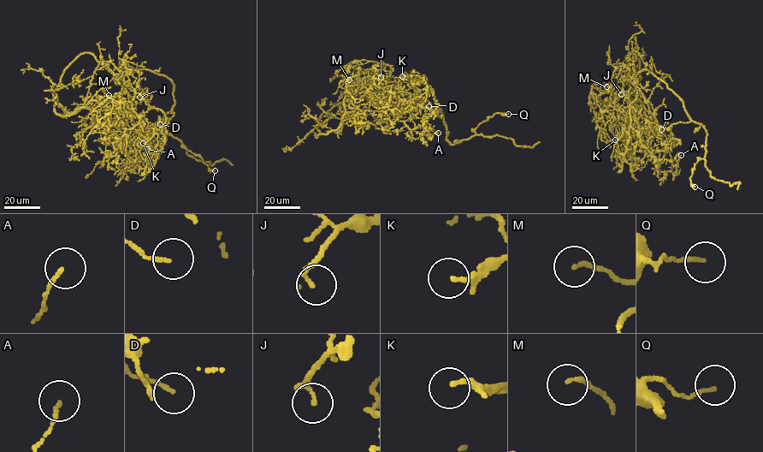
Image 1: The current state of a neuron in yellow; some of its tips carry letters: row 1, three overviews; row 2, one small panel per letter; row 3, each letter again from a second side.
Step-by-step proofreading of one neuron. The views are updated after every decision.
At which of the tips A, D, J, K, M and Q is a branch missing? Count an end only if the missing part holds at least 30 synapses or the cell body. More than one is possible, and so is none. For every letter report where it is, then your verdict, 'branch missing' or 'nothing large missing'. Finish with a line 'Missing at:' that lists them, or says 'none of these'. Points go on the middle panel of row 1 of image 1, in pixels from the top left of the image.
A: place (438, 133); nothing large missing
D: place (428, 106); nothing large missing
J: place (381, 77); branch missing
K: place (402, 76); branch missing
M: place (349, 80); nothing large missing
Q: place (508, 114); nothing large missing
Missing at: J, K

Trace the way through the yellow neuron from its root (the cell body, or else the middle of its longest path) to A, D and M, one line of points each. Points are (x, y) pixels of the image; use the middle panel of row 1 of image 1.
A: (374, 95), (366, 97), (381, 101), (409, 128), (428, 122), (427, 133), (438, 133)
D: (374, 95), (366, 97), (375, 98), (392, 114), (397, 113), (397, 121), (416, 115), (422, 104), (428, 106)
M: (374, 95), (346, 112), (344, 98), (353, 81), (349, 80)

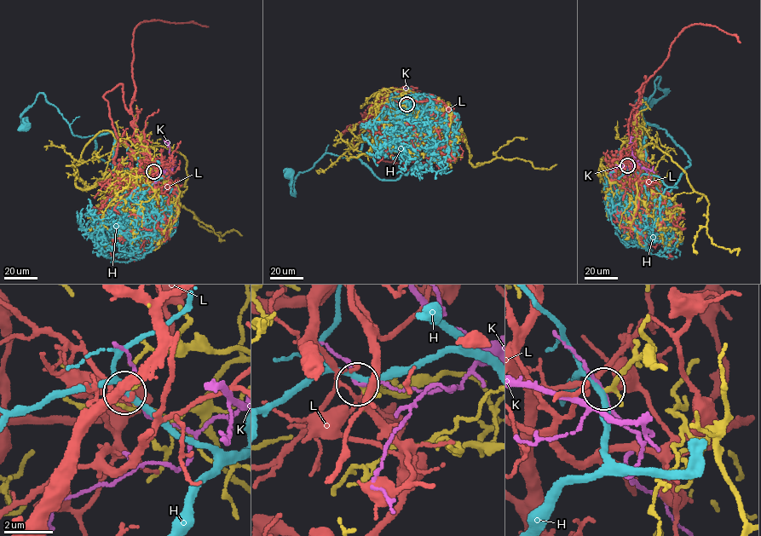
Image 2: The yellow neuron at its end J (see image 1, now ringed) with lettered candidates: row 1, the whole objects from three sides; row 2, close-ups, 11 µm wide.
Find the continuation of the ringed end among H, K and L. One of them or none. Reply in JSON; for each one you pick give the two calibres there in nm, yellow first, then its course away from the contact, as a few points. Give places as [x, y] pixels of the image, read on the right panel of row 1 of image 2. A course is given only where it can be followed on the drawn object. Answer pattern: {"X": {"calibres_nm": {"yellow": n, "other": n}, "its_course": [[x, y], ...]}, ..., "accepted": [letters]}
{"accepted": []}

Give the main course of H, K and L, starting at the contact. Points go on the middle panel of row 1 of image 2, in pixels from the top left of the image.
H: (406, 103), (423, 109), (405, 138), (366, 132), (357, 155), (326, 152), (299, 172), (292, 193), (288, 172)
K: (406, 104), (424, 102), (408, 96), (404, 98), (406, 100)
L: (407, 104), (398, 98), (377, 116), (361, 116), (352, 143), (365, 155), (397, 163), (437, 159)

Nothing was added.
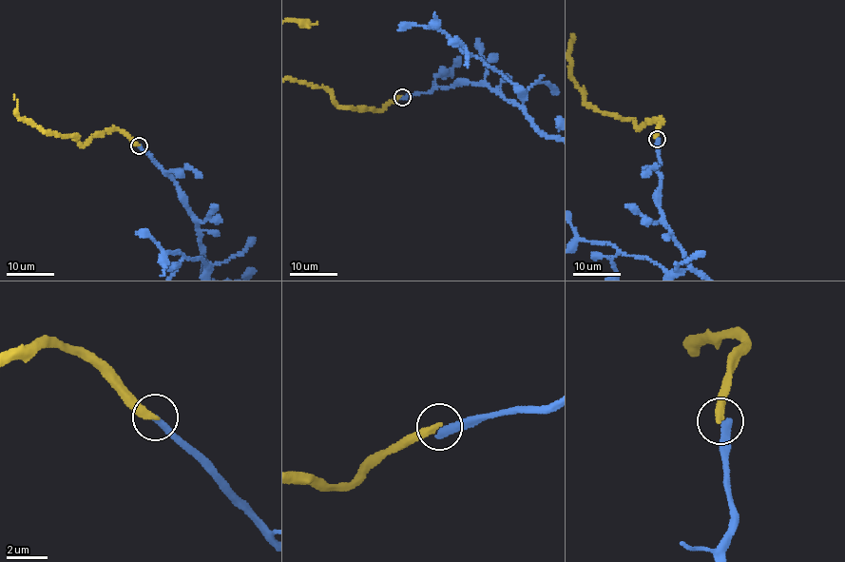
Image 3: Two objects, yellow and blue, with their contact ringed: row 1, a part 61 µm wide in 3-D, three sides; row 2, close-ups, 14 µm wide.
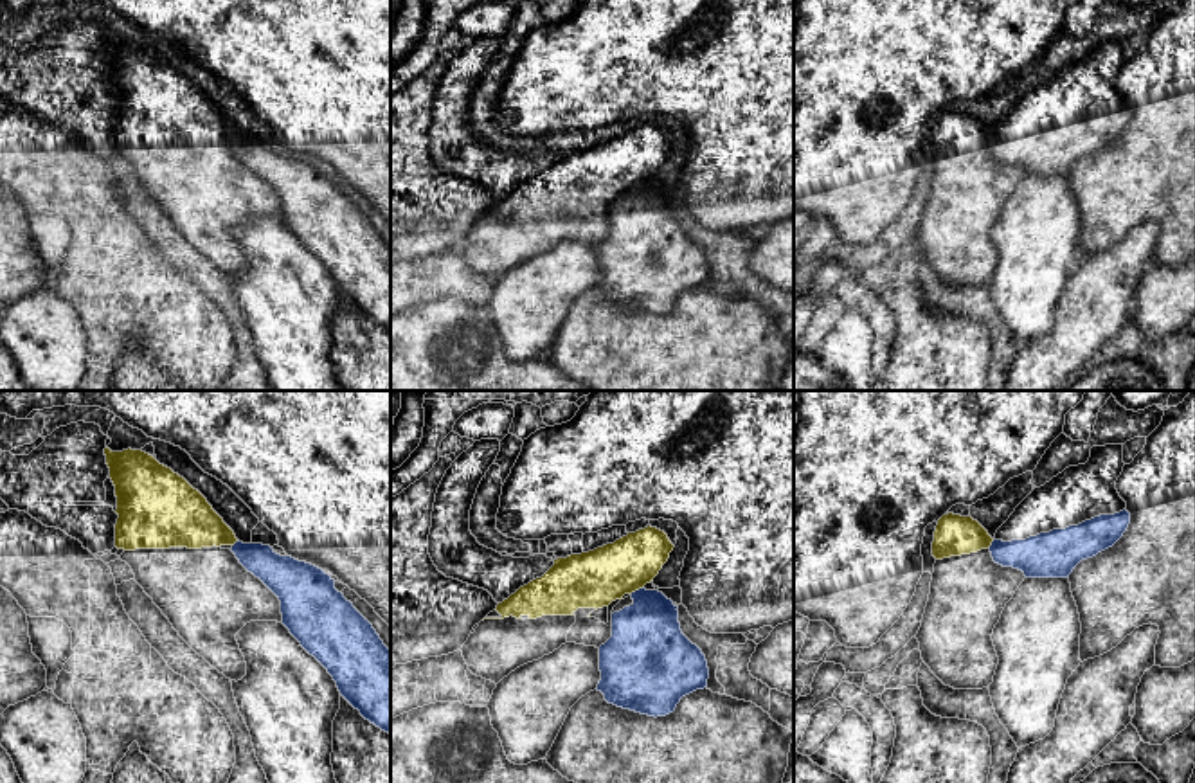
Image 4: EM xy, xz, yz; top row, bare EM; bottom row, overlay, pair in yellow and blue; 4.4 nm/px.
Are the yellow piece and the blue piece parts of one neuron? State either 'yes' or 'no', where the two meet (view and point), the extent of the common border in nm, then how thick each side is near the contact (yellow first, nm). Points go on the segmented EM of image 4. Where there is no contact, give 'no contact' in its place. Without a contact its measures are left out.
no; contact xz (636, 589); length 80 nm; calibres 260 and 320 nm

